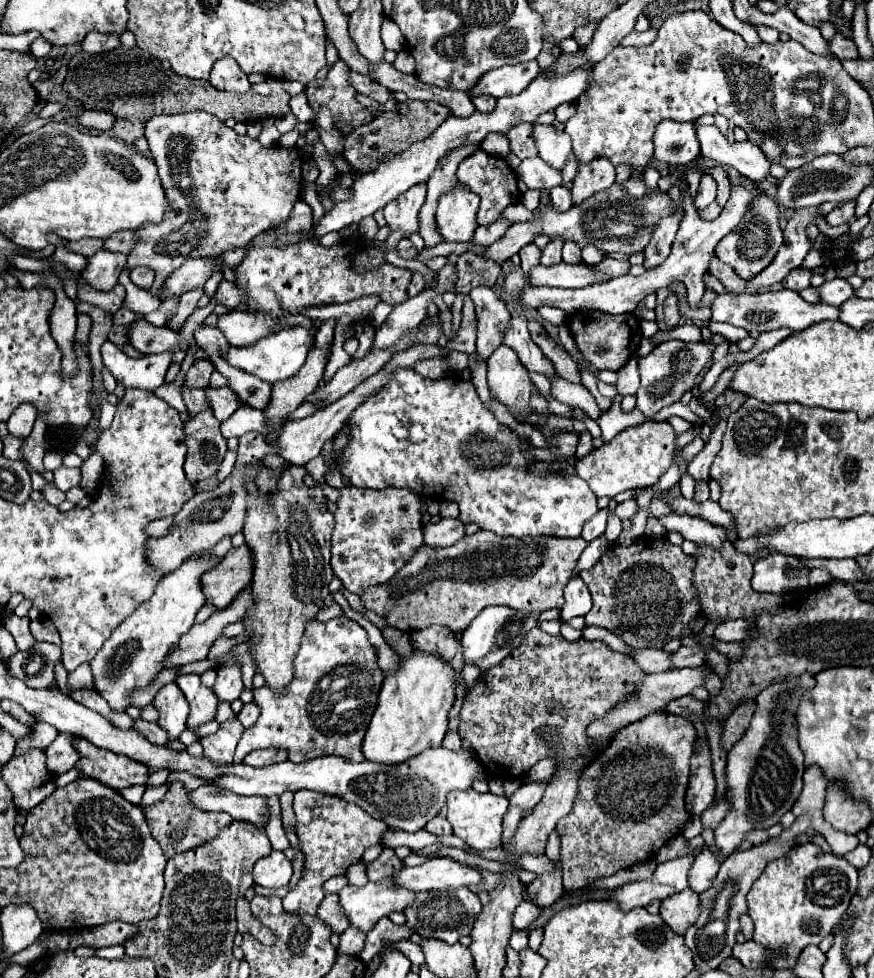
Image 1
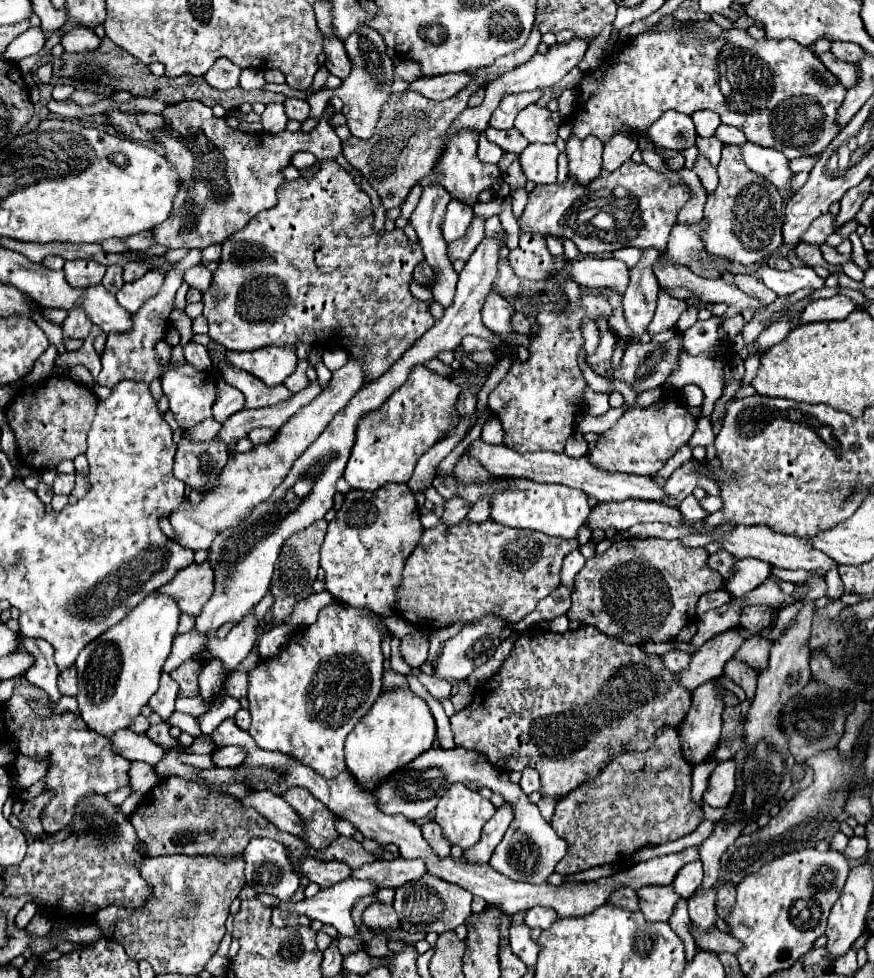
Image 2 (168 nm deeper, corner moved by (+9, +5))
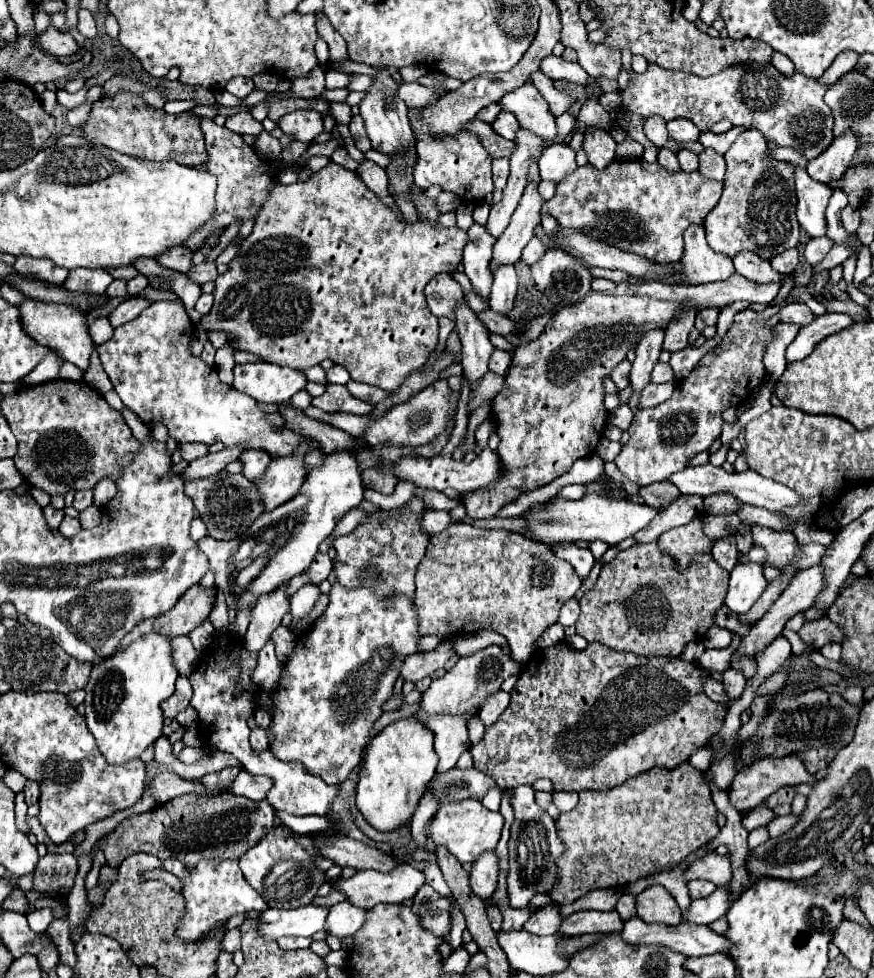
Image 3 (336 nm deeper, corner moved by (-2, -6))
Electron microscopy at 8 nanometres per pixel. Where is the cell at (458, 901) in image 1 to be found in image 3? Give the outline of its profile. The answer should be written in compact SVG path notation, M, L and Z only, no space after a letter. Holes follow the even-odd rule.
M423 885L417 895L413 897L413 911L421 917L425 929L429 929L437 937L445 937L451 931L451 917L449 917L451 901L441 897L431 885Z

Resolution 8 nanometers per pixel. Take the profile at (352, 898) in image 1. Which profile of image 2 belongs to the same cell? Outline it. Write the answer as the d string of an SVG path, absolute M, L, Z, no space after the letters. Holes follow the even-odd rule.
M346 878L328 890L320 890L314 898L300 902L280 902L278 906L286 912L306 914L310 920L320 920L322 924L334 926L342 936L356 936L356 926L352 918L354 904L378 892L374 880Z

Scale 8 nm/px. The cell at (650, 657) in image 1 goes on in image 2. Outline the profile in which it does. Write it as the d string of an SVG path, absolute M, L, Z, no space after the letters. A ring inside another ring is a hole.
M670 650L670 652L662 654L660 658L662 658L664 666L666 666L670 672L680 672L680 670L684 670L684 668L688 666L688 662L690 662L690 654L688 654L688 652L680 652L680 650Z

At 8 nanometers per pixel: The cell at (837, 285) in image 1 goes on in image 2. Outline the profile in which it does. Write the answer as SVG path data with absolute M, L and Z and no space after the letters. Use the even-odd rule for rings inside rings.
M762 266L758 270L762 282L776 292L778 296L790 296L796 290L802 288L812 288L812 290L822 290L824 288L824 278L820 278L812 268L808 266L800 266L800 268L792 268L788 272L780 272L780 270L772 270L770 266Z

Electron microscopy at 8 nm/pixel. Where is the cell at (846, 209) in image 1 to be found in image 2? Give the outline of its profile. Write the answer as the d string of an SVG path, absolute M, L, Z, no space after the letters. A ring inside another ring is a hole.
M826 214L826 216L820 216L818 220L814 220L810 224L810 228L802 234L802 240L804 242L810 242L810 244L824 244L824 240L834 232L834 222L836 222L836 216L834 214Z

